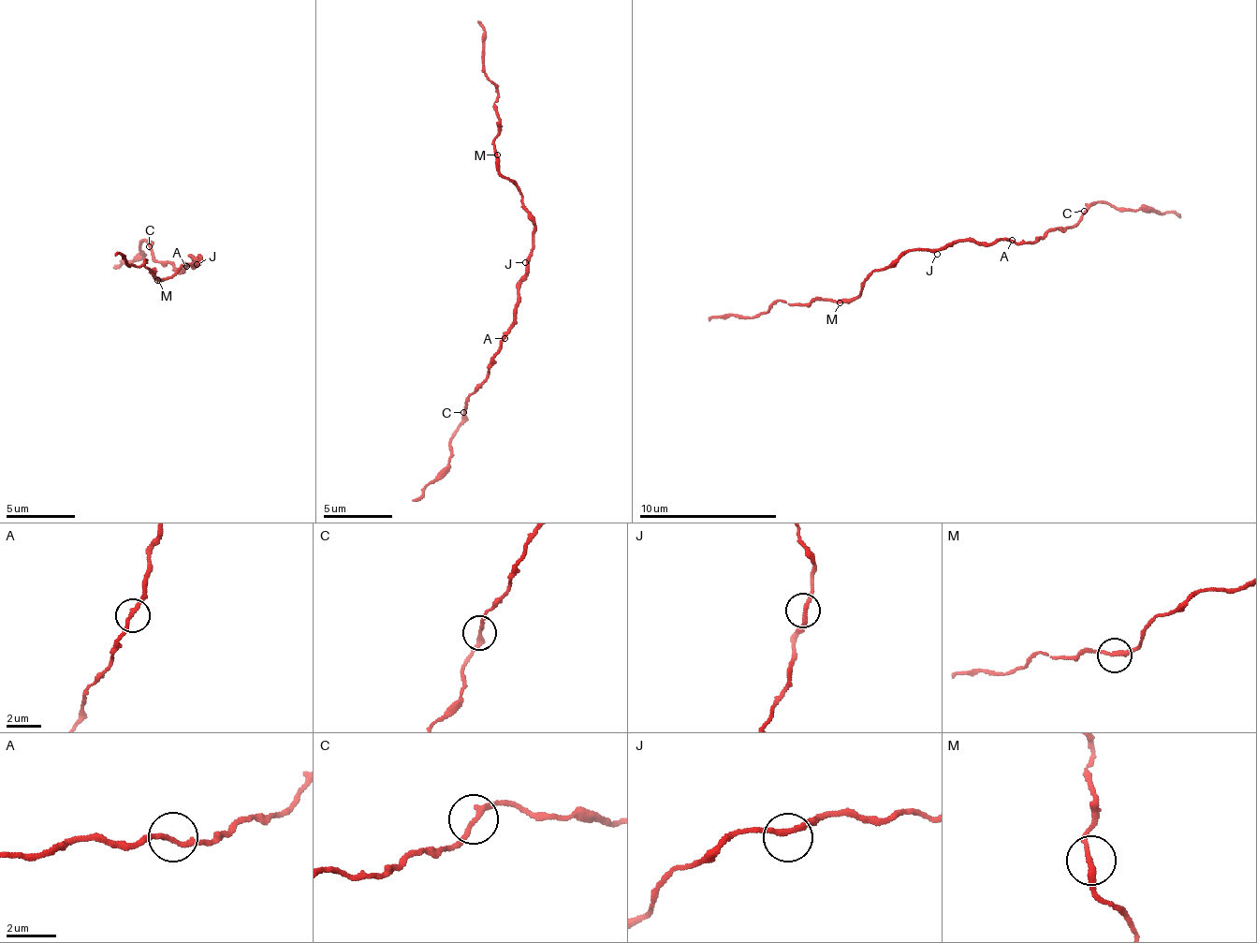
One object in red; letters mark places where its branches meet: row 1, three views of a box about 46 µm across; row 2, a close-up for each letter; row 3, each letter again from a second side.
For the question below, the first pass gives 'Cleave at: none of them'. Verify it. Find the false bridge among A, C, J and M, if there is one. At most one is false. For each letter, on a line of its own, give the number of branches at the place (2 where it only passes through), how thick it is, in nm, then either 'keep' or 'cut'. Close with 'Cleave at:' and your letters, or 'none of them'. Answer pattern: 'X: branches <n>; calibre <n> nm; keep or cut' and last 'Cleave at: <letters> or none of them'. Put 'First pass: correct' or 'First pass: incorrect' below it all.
A: branches 2; calibre 200 nm; keep
C: branches 2; calibre 240 nm; keep
J: branches 2; calibre 220 nm; keep
M: branches 2; calibre 240 nm; keep
Cleave at: none of them
First pass: correct

